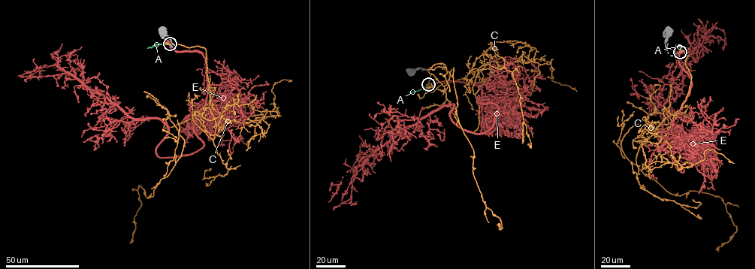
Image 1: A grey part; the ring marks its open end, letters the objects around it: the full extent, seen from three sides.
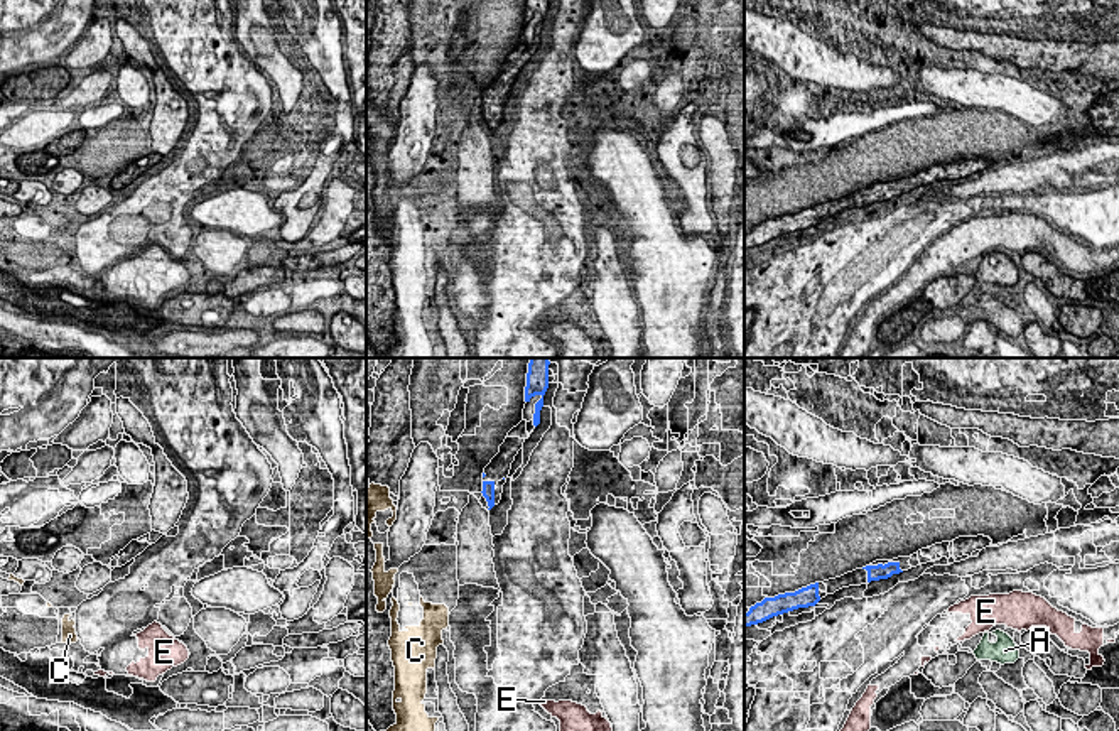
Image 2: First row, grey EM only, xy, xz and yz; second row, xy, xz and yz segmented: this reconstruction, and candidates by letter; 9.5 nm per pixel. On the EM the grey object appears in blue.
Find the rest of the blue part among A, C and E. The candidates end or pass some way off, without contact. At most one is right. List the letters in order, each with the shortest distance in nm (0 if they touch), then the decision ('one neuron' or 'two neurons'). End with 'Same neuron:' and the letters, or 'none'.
A: gap 1000 nm; two neurons
C: gap 800 nm; two neurons
E: gap 550 nm; two neurons
Same neuron: none

